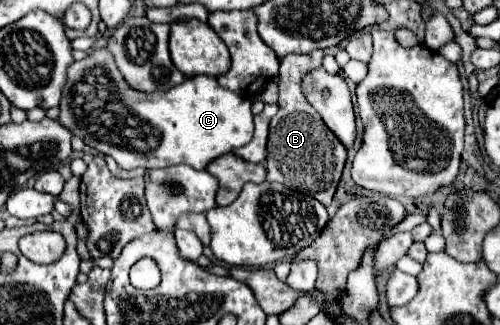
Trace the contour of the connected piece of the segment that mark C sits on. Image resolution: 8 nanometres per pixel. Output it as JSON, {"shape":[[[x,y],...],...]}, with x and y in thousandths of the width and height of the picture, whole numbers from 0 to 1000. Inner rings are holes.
{"shape":[[[212,148],[188,154],[176,178],[148,191],[136,209],[136,252],[120,308],[120,382],[128,382],[144,412],[160,418],[168,443],[192,455],[204,474],[224,480],[248,523],[268,517],[328,517],[336,505],[376,505],[392,523],[408,523],[416,498],[432,492],[480,455],[504,431],[508,375],[500,345],[500,308],[480,302],[472,283],[444,271],[424,234],[372,240],[364,258],[340,271],[336,283],[284,289],[264,277],[240,215],[228,197],[224,166]]]}

